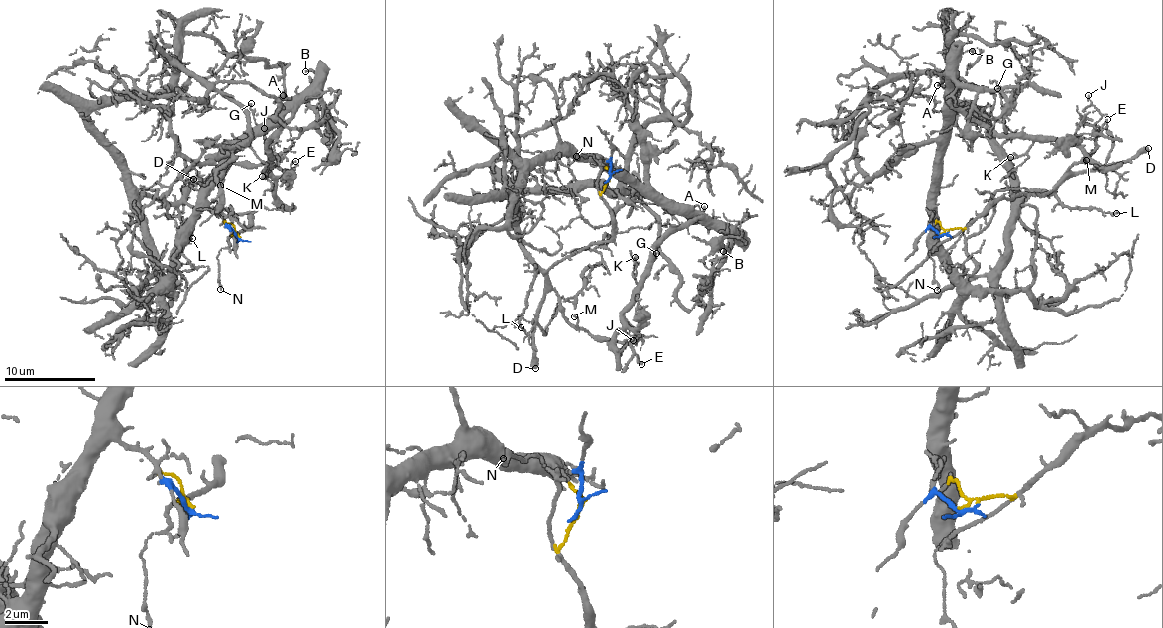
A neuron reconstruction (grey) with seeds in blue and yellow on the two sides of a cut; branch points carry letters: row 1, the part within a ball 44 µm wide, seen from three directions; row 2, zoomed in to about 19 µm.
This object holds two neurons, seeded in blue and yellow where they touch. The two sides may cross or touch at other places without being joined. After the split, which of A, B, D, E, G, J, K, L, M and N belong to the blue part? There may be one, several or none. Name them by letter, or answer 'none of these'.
A, B, G, K

